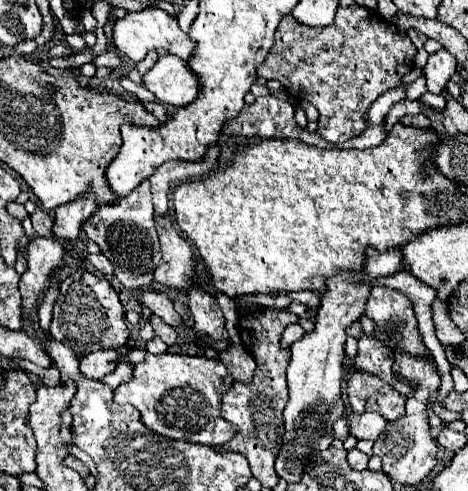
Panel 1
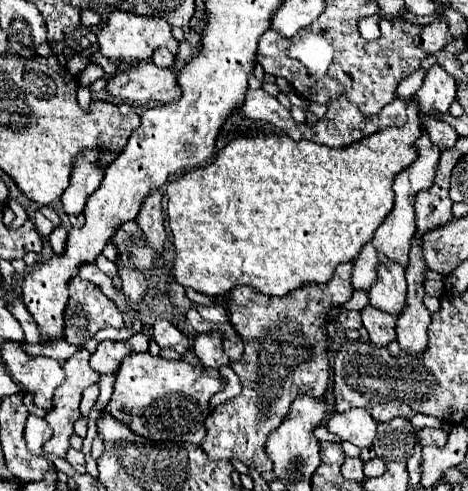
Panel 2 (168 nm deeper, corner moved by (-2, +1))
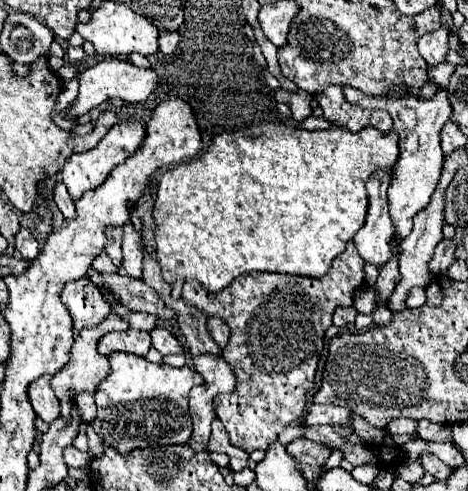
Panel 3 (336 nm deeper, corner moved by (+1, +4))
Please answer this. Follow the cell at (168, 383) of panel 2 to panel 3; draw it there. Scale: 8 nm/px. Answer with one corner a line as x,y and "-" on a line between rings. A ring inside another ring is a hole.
131,353
109,355
111,373
95,393
97,419
91,423
105,445
127,453
135,447
155,447
187,443
191,437
191,415
187,415
189,391
203,383
203,377
191,367
169,367
149,363

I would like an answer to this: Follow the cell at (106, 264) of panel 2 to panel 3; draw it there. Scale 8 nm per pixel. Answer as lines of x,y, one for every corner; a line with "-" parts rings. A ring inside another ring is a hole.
101,253
101,255
93,261
93,269
99,271
99,273
117,273
117,267
111,263
111,259
109,259
105,253

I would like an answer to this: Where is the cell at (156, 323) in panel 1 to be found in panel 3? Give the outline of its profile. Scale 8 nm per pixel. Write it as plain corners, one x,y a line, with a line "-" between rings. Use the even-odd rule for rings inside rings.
155,327
155,329
151,331
151,339
153,339
153,347
155,347
161,355
183,353
181,343
179,343
165,327

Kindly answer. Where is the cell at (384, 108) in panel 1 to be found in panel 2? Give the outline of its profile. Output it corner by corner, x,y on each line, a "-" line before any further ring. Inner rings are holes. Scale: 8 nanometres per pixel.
420,68
420,70
416,70
414,74
410,74
406,80
402,80
400,86
398,86
398,96
400,96
400,98
410,98
410,96
414,96
414,94
420,90
420,86
422,86
424,76
426,76
426,70

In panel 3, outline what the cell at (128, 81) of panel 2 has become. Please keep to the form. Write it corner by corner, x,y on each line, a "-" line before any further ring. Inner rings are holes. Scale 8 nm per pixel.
103,59
101,63
89,67
87,71
83,71
79,75
79,95
73,101
67,117
81,117
83,113
91,111
93,107
97,107
109,99
123,99
125,103
147,101
147,97
155,91
157,81
159,81
159,77
153,69
135,67
135,65
131,65
127,61
119,61
119,59

